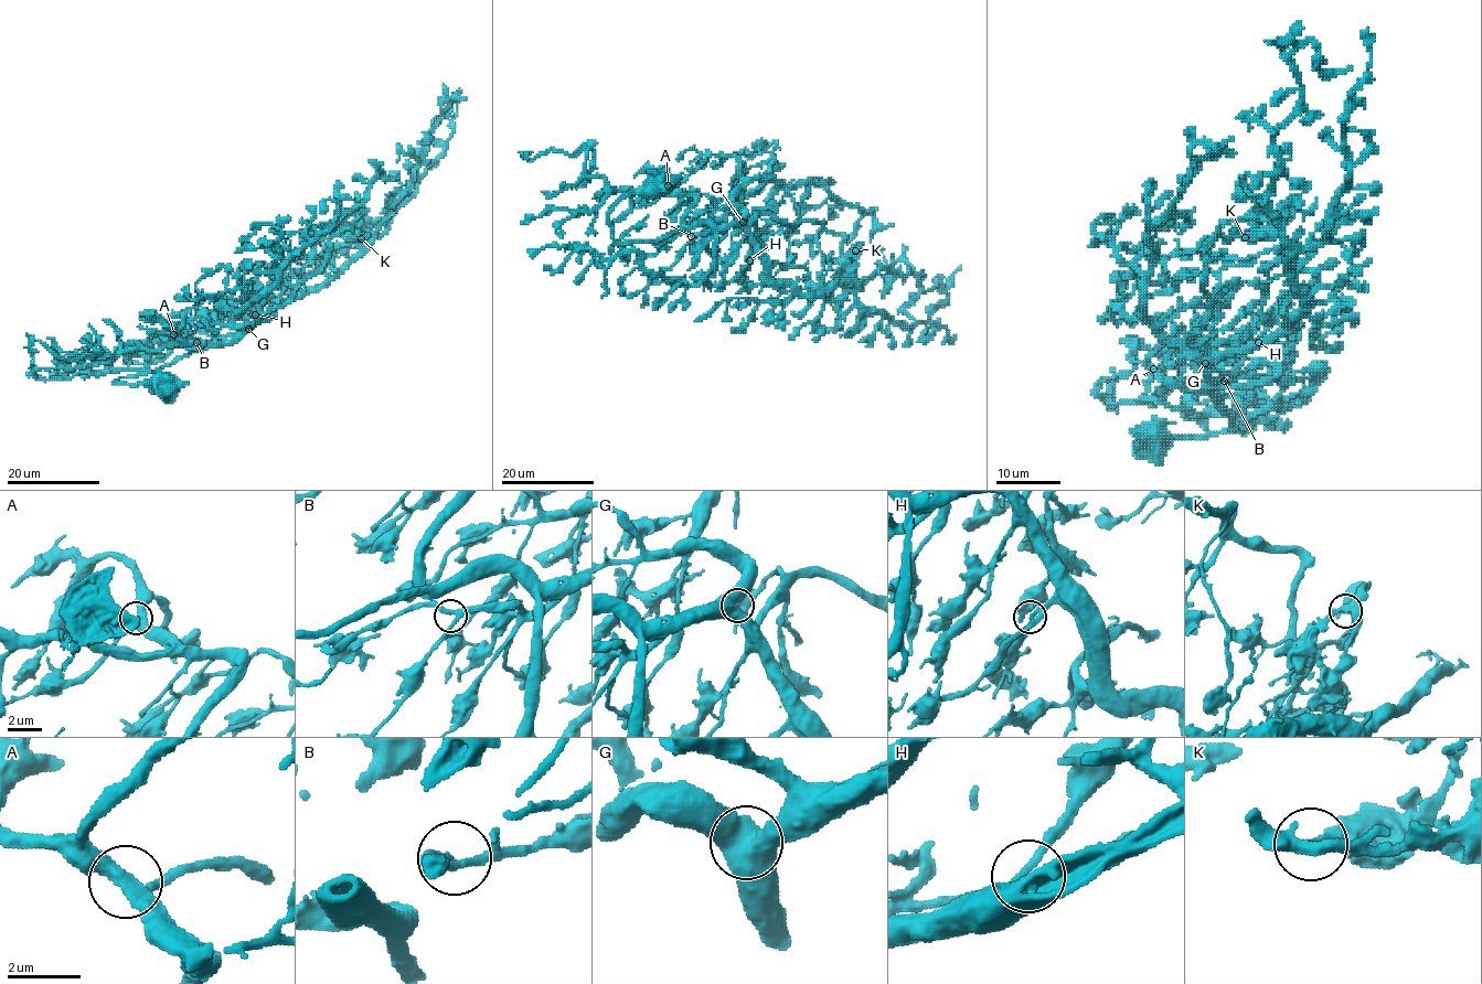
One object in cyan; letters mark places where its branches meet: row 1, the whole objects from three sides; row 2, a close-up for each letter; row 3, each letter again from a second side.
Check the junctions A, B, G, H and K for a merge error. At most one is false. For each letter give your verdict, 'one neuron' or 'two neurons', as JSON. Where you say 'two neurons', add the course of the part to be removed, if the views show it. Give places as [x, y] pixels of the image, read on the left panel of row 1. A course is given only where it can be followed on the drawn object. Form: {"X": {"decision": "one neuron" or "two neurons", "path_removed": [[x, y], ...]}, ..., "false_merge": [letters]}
{"A": {"decision": "one neuron"}, "B": {"decision": "one neuron"}, "G": {"decision": "one neuron"}, "H": {"decision": "one neuron"}, "K": {"decision": "two neurons", "path_removed": [[361, 239], [345, 223], [337, 221], [333, 211]]}, "false_merge": ["K"]}

